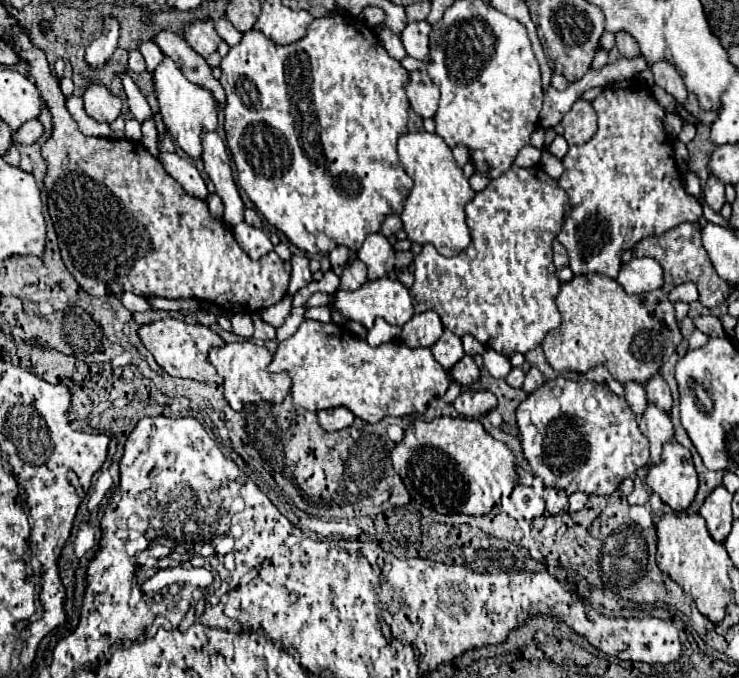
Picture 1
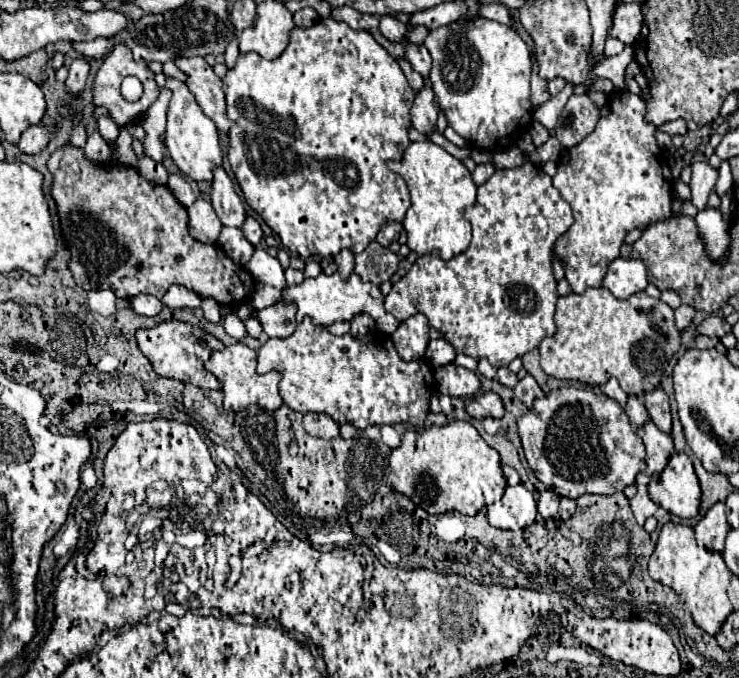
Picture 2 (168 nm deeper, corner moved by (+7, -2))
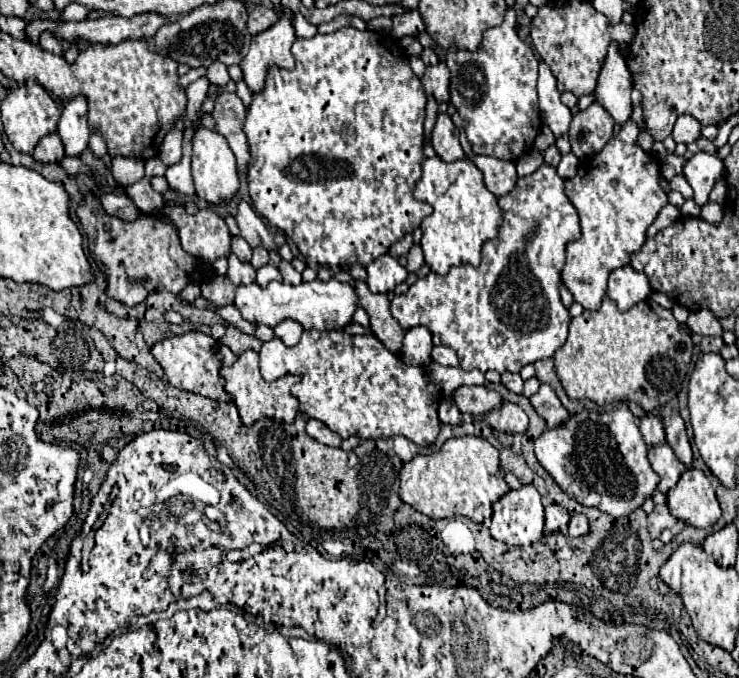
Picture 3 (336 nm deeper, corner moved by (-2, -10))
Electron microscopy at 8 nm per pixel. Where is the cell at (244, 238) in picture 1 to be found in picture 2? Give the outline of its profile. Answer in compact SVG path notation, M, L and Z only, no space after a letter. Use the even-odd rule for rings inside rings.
M222 228L218 244L230 258L236 258L240 266L244 266L254 252L254 246L244 238L240 228Z

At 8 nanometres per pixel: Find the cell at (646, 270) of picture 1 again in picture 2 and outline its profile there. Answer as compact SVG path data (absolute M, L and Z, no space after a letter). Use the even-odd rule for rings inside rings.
M624 258L612 260L608 266L608 272L602 280L602 286L620 300L644 290L648 286L644 262L624 260Z

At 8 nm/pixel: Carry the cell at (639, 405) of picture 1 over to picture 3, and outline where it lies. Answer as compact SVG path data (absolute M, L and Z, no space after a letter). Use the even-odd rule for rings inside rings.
M647 414L639 420L639 430L647 442L647 446L657 446L665 442L665 432L661 426L661 420L655 414Z

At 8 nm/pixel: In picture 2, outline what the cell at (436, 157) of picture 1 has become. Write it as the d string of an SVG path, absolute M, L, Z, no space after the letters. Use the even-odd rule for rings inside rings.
M430 140L412 142L404 158L400 162L390 162L388 168L404 178L412 196L412 206L402 222L408 232L408 248L418 256L434 254L442 260L462 254L470 244L470 222L466 222L462 214L464 208L474 206L478 190L468 168Z

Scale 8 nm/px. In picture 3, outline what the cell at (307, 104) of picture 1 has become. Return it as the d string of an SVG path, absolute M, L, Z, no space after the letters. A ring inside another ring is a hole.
M345 28L337 30L333 34L315 34L313 38L297 38L293 48L295 56L295 68L293 70L281 70L277 66L267 68L265 76L265 88L261 92L253 92L251 106L247 108L247 120L243 124L243 132L247 134L251 162L249 162L249 194L253 200L255 210L267 218L271 226L281 230L297 248L299 252L313 264L327 266L331 270L347 270L353 262L359 262L361 266L367 266L371 260L379 258L389 250L389 246L397 240L401 240L405 234L413 232L425 216L433 212L433 208L427 202L419 202L413 198L411 190L421 178L421 160L423 160L423 120L425 120L425 90L419 82L419 78L413 74L409 66L409 58L401 50L401 46L389 38L381 36L371 30L357 30L357 28ZM353 128L353 138L347 138L347 130ZM353 140L353 142L347 142Z

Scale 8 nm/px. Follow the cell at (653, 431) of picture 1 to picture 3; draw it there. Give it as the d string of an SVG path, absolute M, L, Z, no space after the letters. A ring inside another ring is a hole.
M667 444L651 446L649 448L649 462L651 462L653 470L661 478L661 482L659 482L657 488L663 494L667 494L667 490L671 490L677 484L677 480L681 478L681 474L687 470L685 464L675 456L675 452Z

